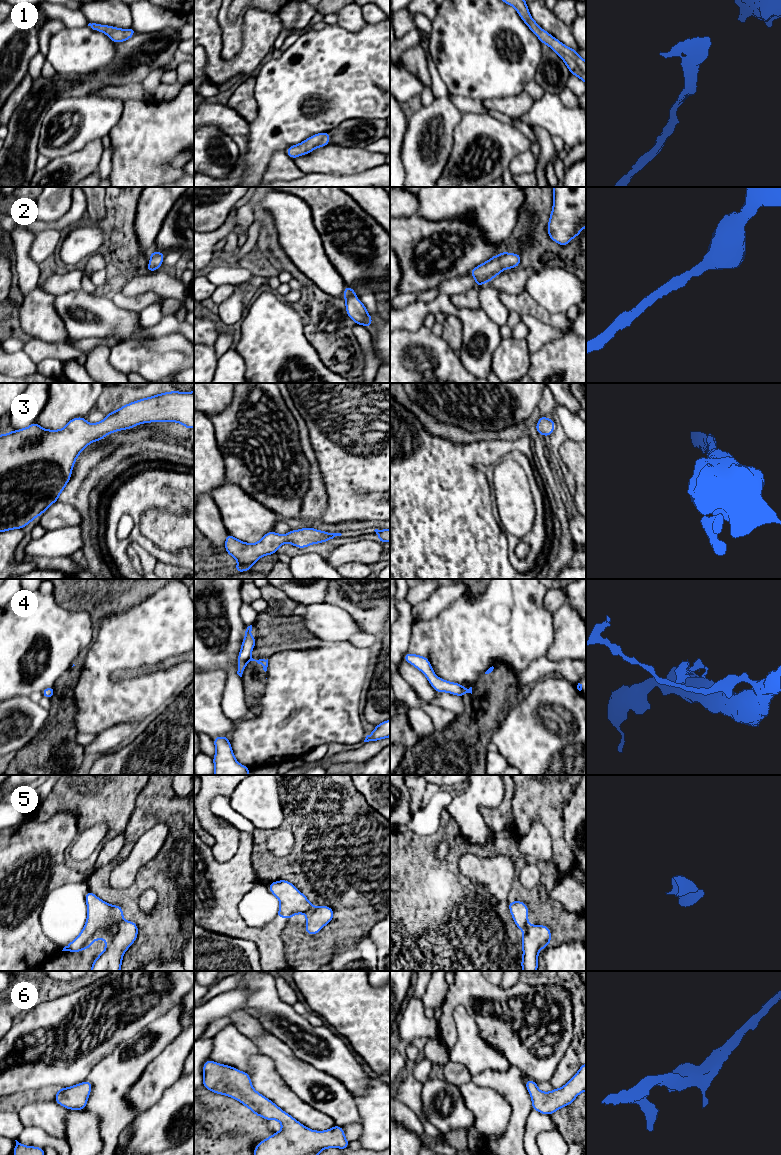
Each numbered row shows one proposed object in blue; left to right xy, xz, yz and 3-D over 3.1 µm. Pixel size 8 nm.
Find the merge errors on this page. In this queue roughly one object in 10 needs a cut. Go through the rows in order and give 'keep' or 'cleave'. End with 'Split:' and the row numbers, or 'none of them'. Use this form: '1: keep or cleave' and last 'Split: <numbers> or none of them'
1: keep
2: keep
3: keep
4: cleave
5: keep
6: keep
Split: 4

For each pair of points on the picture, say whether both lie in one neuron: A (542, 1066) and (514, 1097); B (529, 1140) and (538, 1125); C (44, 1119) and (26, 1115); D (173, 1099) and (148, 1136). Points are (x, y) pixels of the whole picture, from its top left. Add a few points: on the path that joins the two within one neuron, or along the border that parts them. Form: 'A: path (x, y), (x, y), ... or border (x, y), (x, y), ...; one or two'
A: border (512, 1065), (519, 1068), (532, 1079); two
B: path (530, 1136), (534, 1129); one
C: path (40, 1115), (30, 1115); one
D: path (173, 1108), (157, 1127); one

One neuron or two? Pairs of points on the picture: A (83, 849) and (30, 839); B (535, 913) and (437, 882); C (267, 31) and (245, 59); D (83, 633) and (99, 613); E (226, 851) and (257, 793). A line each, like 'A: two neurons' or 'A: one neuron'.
A: one neuron
B: one neuron
C: one neuron
D: two neurons
E: two neurons

